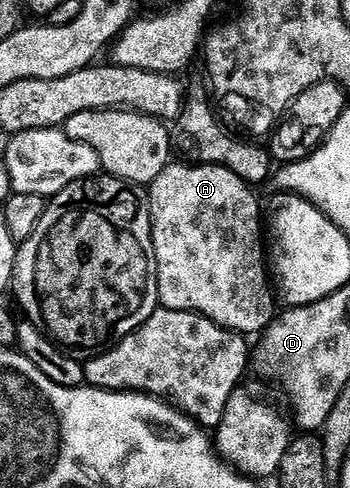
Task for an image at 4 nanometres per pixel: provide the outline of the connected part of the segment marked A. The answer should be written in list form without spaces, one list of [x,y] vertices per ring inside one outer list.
[[[172,162],[167,165],[160,176],[149,185],[149,195],[151,197],[151,237],[155,247],[155,257],[157,258],[157,274],[159,275],[159,302],[164,308],[172,308],[178,312],[197,312],[200,316],[209,318],[222,328],[227,328],[231,332],[240,334],[262,333],[271,325],[271,321],[277,315],[277,296],[273,291],[272,281],[269,279],[269,264],[265,259],[265,224],[261,219],[261,204],[254,196],[252,185],[245,181],[233,170],[225,170],[221,166],[212,164],[192,164],[190,162]]]

